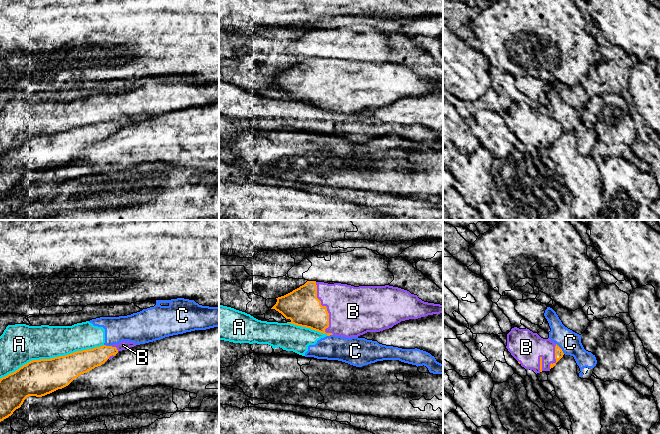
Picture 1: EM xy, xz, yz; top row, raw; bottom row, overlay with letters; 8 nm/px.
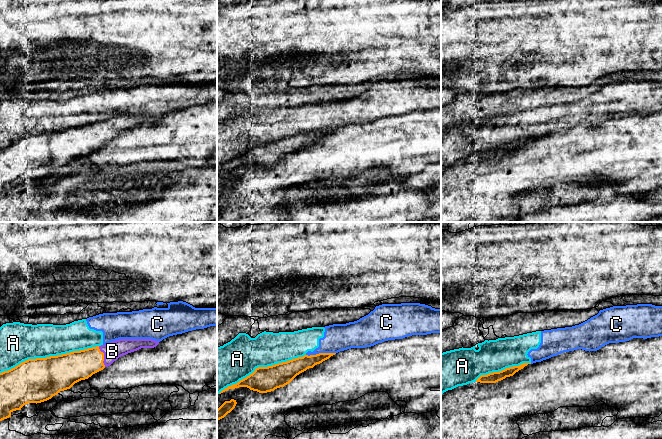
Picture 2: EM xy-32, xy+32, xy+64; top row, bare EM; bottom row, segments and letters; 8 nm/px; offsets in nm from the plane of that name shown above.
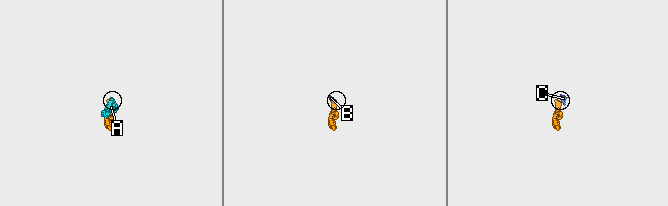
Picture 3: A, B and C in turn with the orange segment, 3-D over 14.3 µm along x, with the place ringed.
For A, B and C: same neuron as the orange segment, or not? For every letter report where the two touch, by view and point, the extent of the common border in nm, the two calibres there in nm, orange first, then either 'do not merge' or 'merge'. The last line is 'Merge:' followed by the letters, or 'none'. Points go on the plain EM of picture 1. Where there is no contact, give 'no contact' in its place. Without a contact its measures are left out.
A: xy (51, 134) | 900 nm | 300/300 nm | do not merge
B: xz (326, 86) | 440 nm | 280/400 nm | merge
C: yz (560, 124) | 110 nm | 70/180 nm | do not merge
Merge: B

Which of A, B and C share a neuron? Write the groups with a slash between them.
A C / B

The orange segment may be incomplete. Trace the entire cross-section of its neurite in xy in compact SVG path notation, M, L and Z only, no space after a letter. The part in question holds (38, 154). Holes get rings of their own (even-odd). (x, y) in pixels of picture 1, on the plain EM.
M122 117L111 122L103 121L65 132L28 138L0 155L0 198L20 184L27 173L42 173L62 165L81 150L112 135L119 127L136 121L134 118Z

